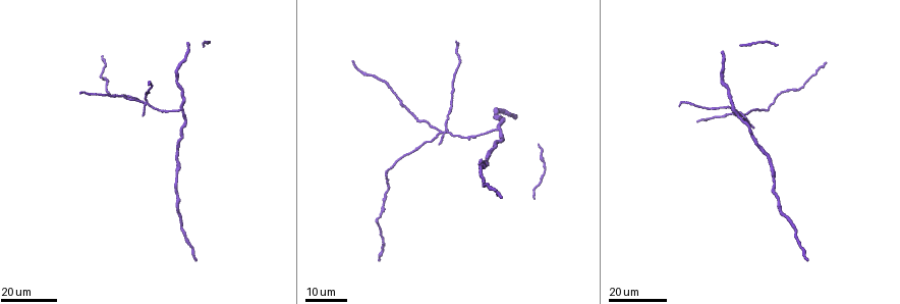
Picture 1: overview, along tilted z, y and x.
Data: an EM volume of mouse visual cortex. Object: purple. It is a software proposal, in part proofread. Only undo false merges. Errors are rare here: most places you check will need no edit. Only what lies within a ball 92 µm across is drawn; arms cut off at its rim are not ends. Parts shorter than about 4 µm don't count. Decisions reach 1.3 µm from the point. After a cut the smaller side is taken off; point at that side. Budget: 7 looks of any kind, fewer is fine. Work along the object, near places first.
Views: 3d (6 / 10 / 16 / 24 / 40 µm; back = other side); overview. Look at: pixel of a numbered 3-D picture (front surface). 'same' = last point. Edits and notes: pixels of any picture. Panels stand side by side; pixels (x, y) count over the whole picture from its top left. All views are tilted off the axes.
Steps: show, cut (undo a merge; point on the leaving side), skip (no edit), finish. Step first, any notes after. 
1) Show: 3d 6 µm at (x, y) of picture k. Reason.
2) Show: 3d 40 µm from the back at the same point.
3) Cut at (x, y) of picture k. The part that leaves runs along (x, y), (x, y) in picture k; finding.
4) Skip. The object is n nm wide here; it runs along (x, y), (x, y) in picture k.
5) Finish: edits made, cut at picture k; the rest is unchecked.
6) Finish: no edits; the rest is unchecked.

Show: 3d 16 µm at (741, 120) of picture 1. Two arms in line, one across.

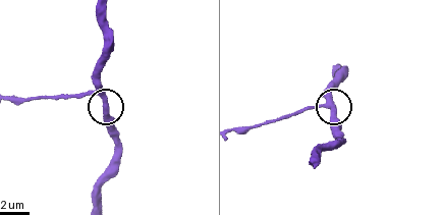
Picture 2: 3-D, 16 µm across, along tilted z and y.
Show: 3d 10 µm at (329, 104) of picture 2. Zoom in.

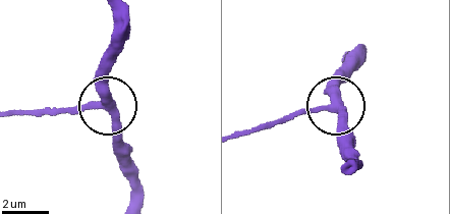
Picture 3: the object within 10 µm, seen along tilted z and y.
Skip. 3 arms meet here; it runs along (334, 110), (341, 63) in picture 3; continuous, no second neuron.

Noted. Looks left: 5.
Show: 3d 24 µm at (146, 101) of picture 1. Four-way junction.

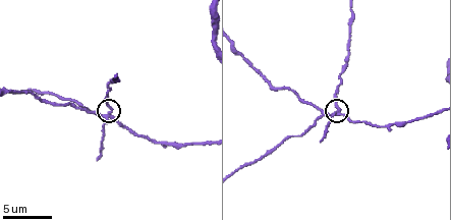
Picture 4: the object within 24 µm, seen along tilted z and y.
Show: 3d 10 µm at (107, 114) of picture 4.

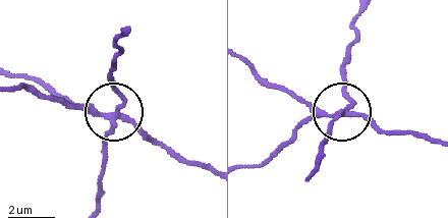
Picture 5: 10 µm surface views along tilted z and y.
Cut at (106, 145) of picture 5. The side arm is 27 µm long; the part that leaves runs along (115, 117), (119, 100), (111, 65), (121, 34) in picture 5; two neurons meet here.

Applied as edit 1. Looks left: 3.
Show: 3d 24 µm at (370, 75) of picture 1. Thin neck.

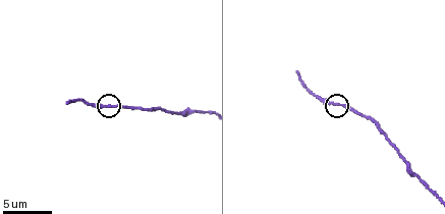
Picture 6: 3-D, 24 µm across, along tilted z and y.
Show: 3d 6 µm at (336, 106) of picture 6.

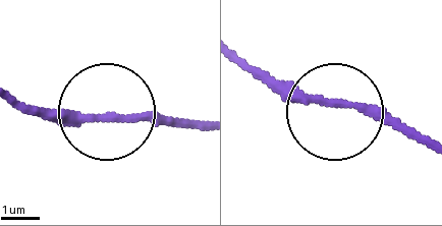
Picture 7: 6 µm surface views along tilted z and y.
Skip. It runs along (426, 147), (357, 109), (280, 100), (254, 77) in picture 7; one neuron here.

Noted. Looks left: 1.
Finish: edits made, cut at picture 5; the rest is unchecked.

